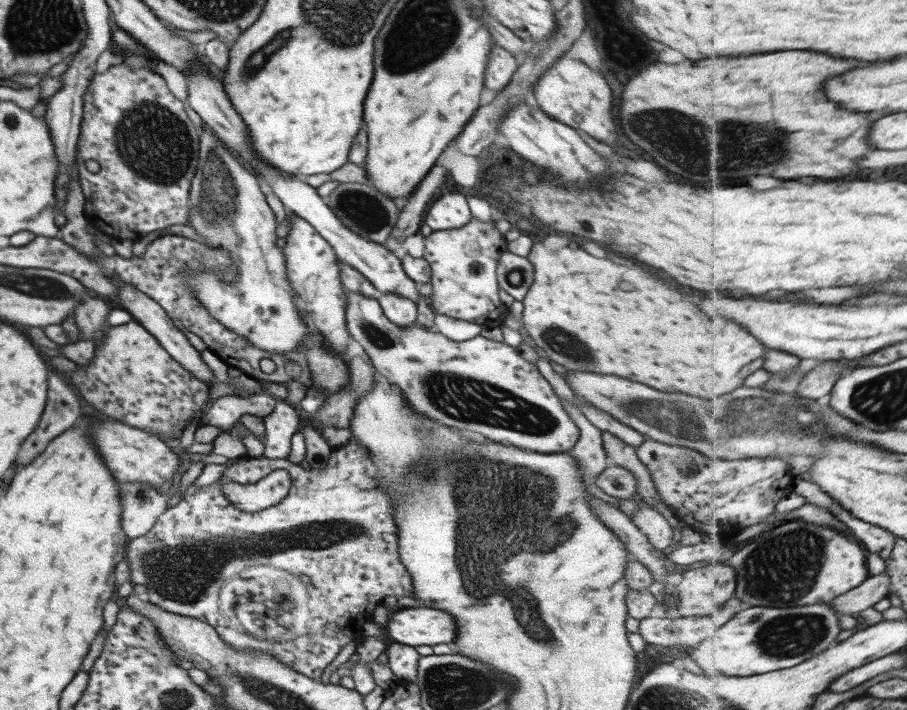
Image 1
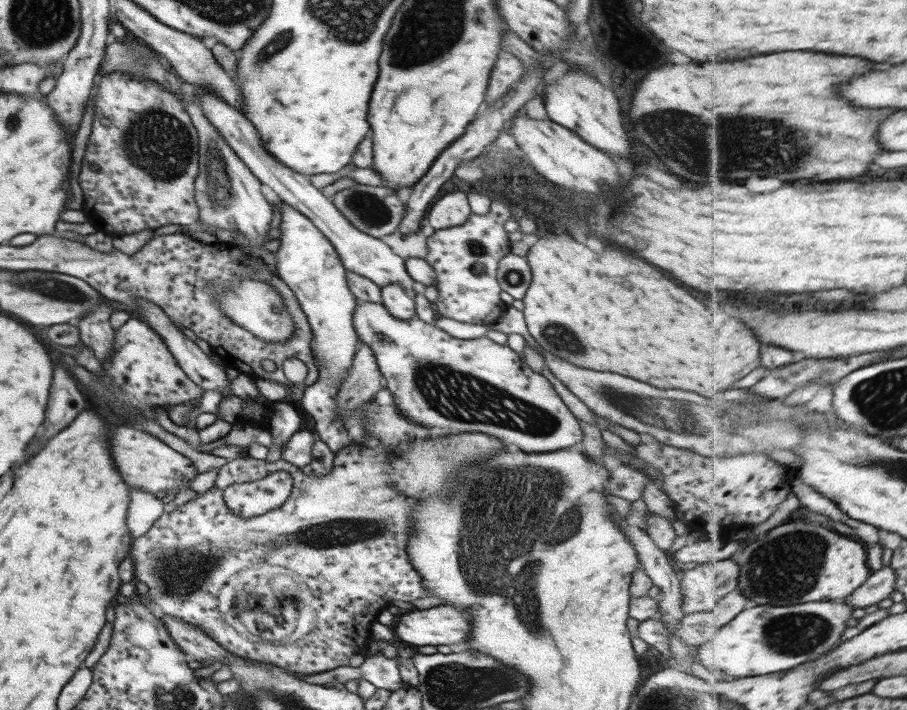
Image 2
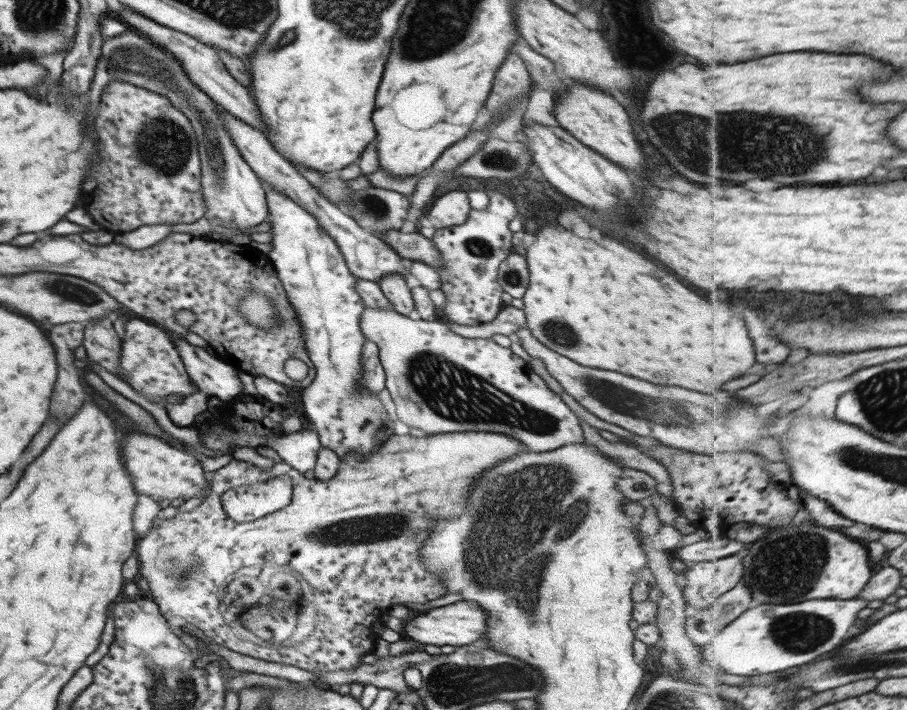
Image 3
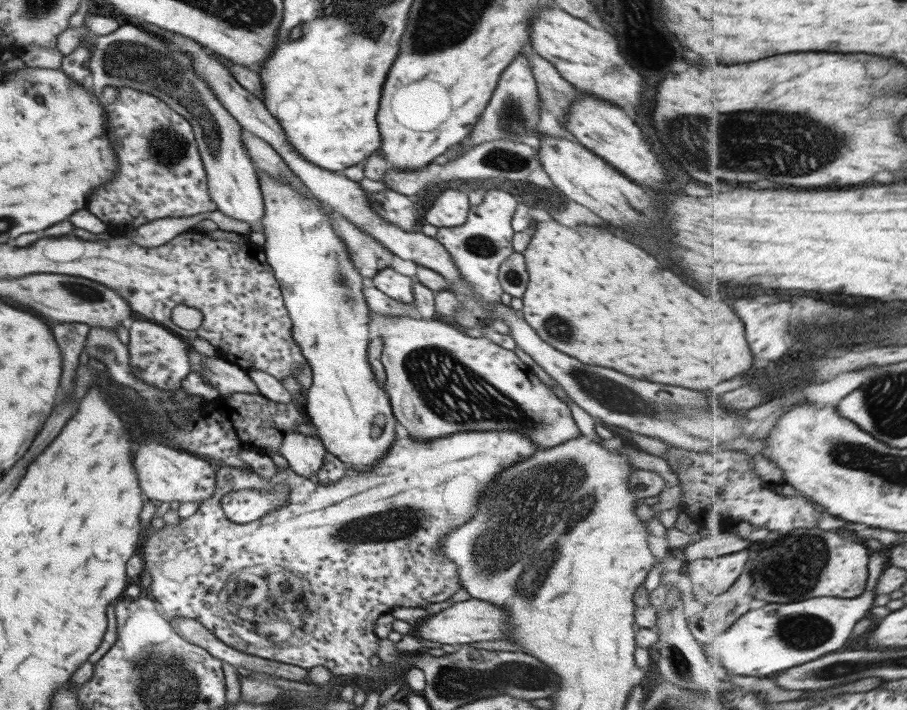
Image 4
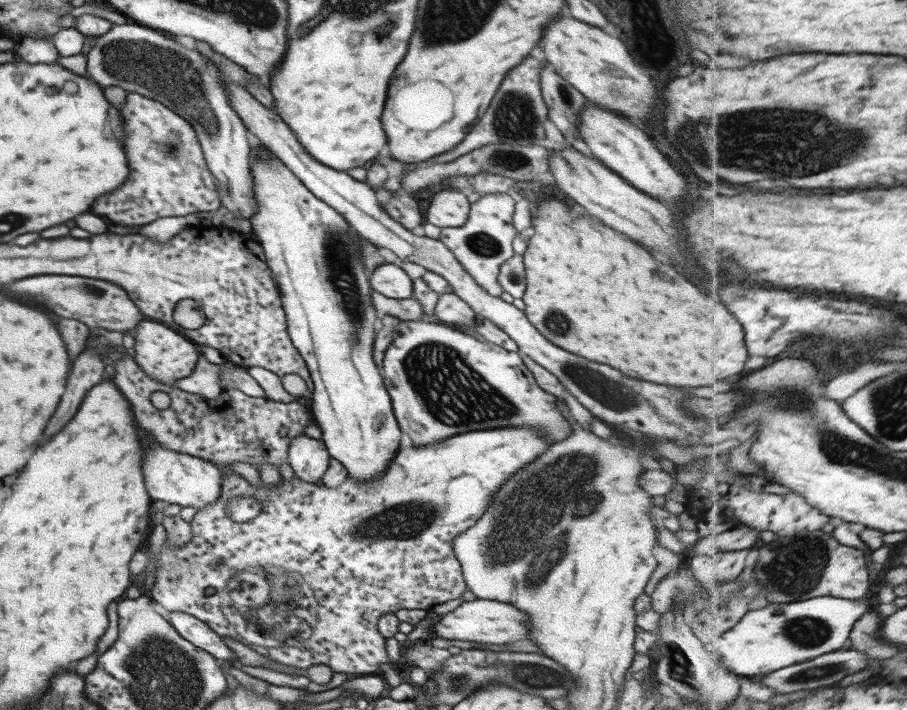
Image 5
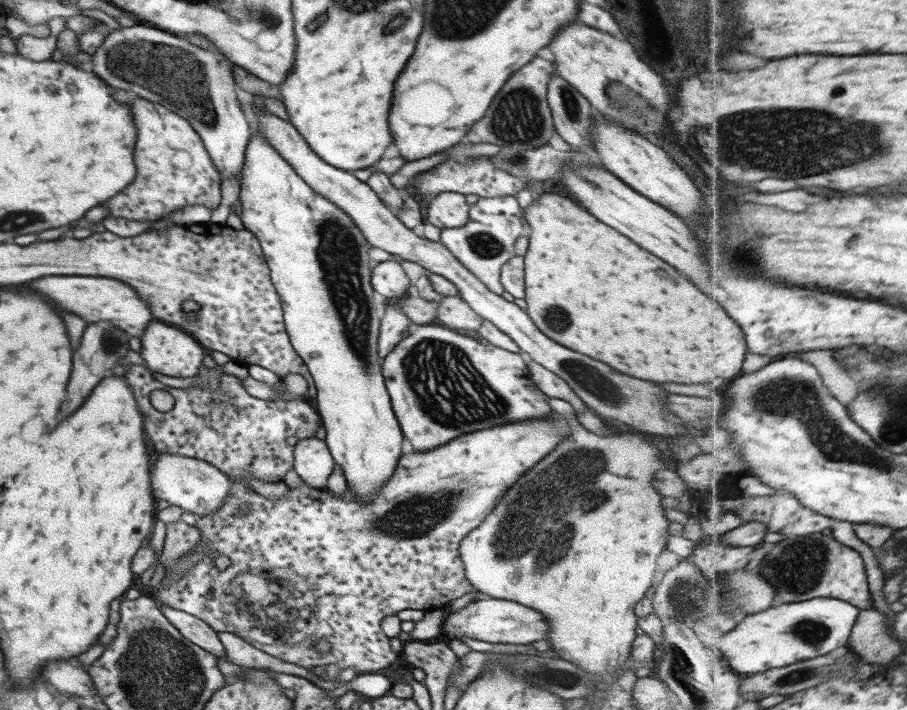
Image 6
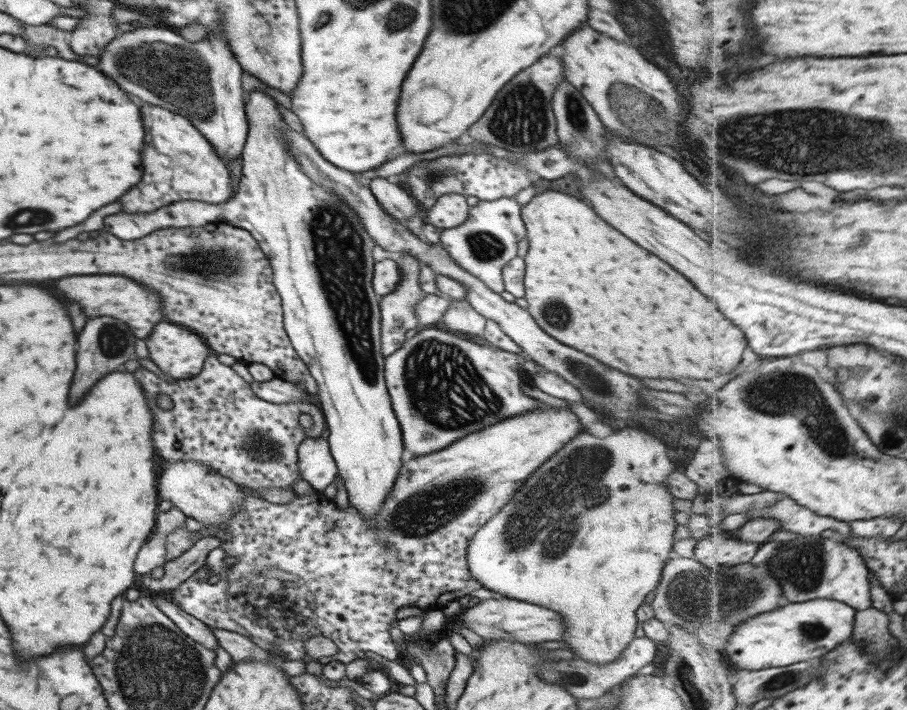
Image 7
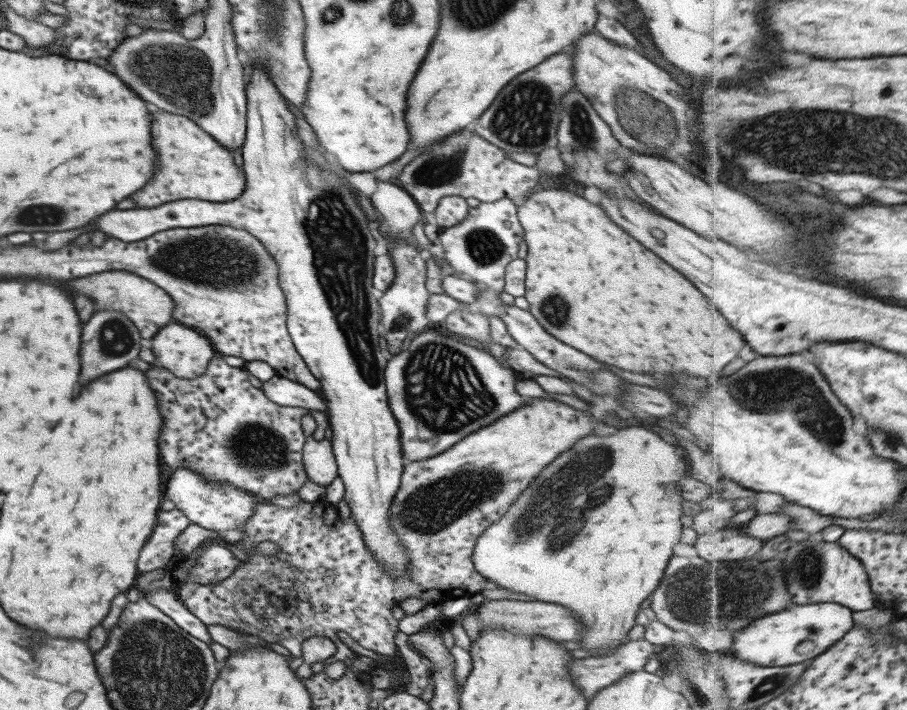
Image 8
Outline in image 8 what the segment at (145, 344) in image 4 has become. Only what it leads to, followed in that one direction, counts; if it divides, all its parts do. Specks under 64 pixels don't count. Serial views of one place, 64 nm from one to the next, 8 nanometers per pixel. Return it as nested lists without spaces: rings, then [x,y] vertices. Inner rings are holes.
[[[169,322],[165,326],[161,325],[159,331],[150,338],[150,349],[153,352],[153,356],[155,356],[153,366],[165,368],[173,376],[187,380],[205,373],[205,367],[207,367],[209,359],[217,353],[213,350],[205,336],[195,334],[195,332],[195,330],[191,330],[191,328],[185,325],[179,326],[175,322]]]

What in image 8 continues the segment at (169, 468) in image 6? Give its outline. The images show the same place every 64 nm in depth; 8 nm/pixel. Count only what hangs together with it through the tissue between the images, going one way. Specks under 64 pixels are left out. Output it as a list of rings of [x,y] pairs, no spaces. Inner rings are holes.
[[[175,468],[165,480],[163,500],[173,502],[175,508],[197,526],[210,531],[237,530],[253,513],[254,502],[263,500],[234,488],[231,484],[214,484],[206,482],[200,474],[189,468]]]

